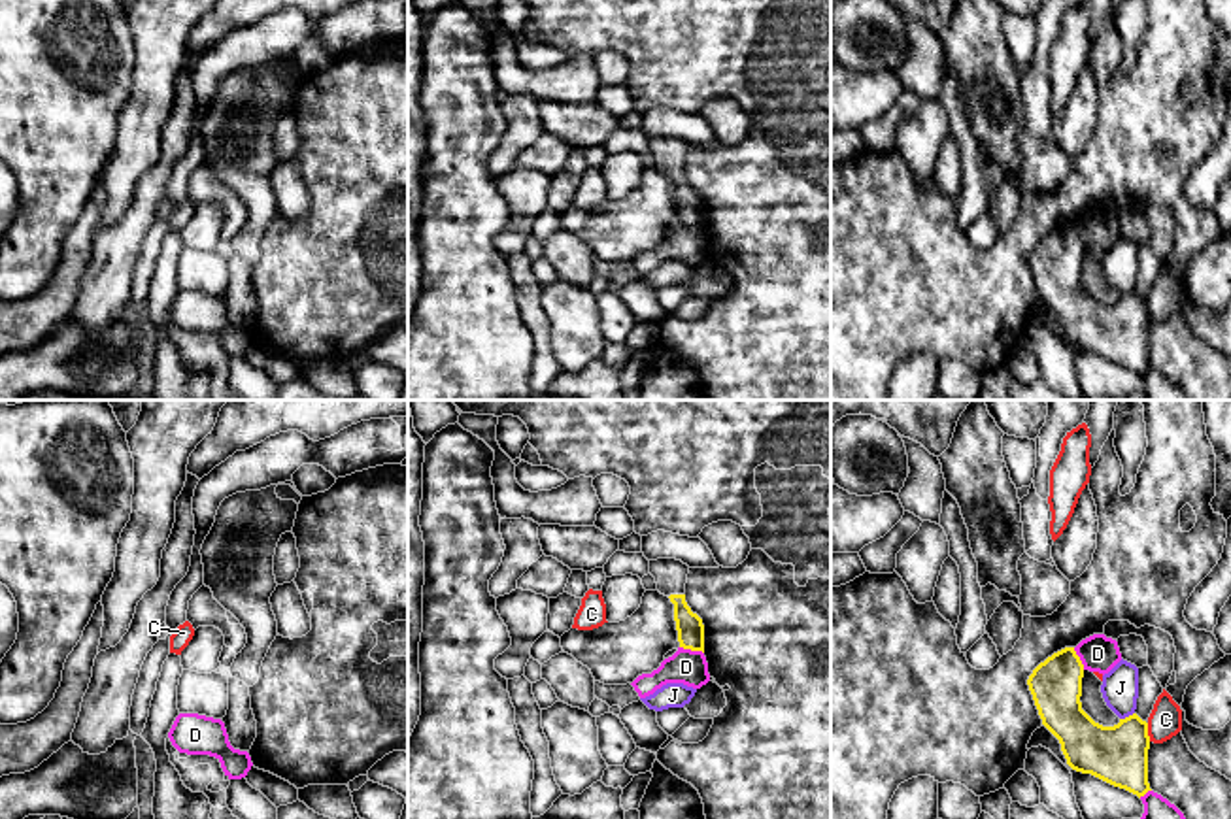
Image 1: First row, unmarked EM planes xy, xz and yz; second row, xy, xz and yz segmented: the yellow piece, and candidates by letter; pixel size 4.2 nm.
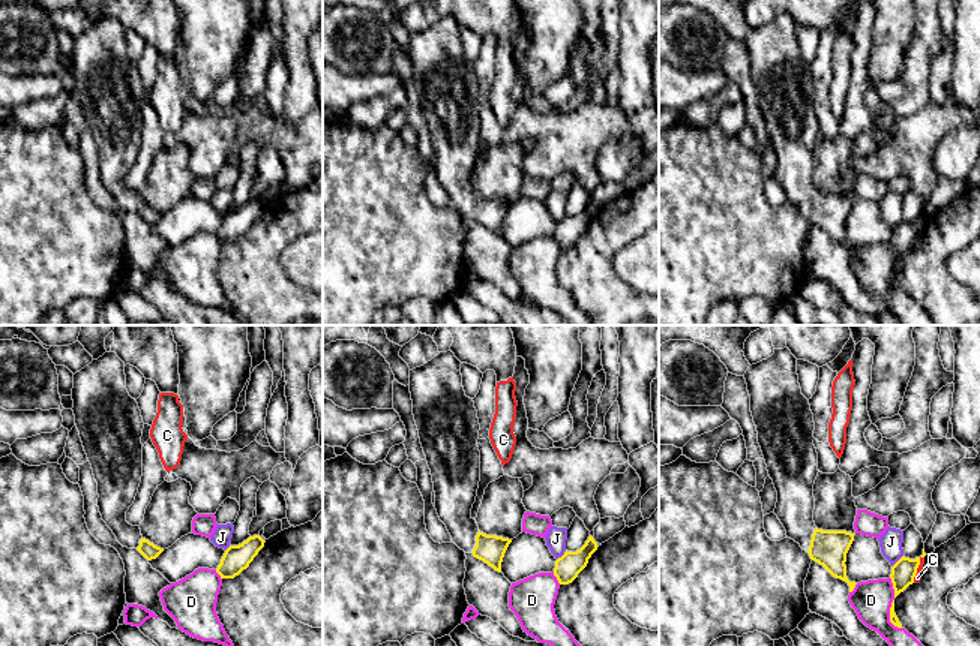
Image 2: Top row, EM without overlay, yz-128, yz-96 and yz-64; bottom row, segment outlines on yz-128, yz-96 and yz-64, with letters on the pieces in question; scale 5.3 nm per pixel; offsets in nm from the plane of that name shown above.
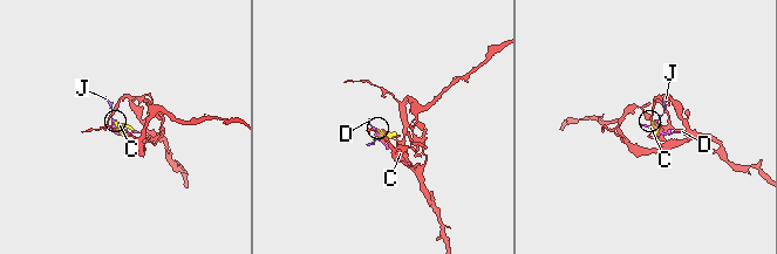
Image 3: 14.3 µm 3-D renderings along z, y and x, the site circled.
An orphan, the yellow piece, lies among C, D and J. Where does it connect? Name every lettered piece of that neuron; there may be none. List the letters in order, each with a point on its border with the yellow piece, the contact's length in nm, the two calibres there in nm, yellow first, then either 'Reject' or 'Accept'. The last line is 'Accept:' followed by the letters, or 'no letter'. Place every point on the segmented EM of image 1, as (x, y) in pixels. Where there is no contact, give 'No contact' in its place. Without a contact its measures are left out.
C: Touches yellow at yz (1146, 733). Shared border 80 nm. Thickness 260 nm (yellow) against 140 nm. Reject
D: Touches yellow at xz (691, 650). Shared border 110 nm. Thickness 120 nm (yellow) against 150 nm. Reject
J: Touches yellow at yz (1126, 718). Shared border 70 nm. Thickness 260 nm (yellow) against 160 nm. Reject
Accept: no letter

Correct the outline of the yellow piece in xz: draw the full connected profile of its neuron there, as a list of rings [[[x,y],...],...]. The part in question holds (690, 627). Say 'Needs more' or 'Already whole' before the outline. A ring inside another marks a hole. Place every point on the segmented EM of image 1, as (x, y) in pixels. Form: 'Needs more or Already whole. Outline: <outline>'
Needs more. Outline: [[[676,559],[649,560],[649,574],[655,577],[657,591],[674,604],[674,621],[680,647],[704,653],[704,625],[685,602],[685,583],[689,566]]]

